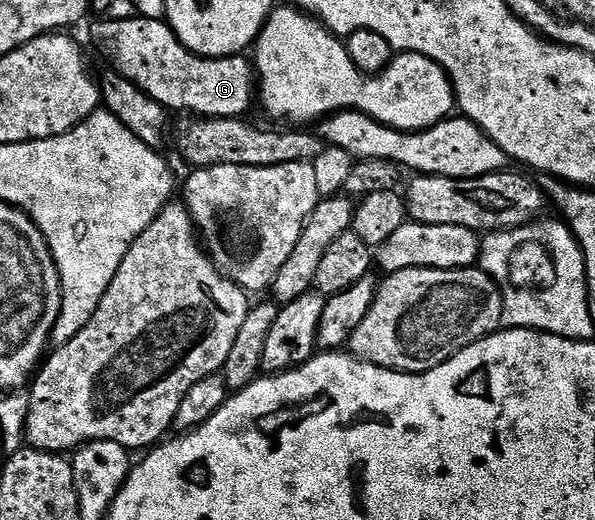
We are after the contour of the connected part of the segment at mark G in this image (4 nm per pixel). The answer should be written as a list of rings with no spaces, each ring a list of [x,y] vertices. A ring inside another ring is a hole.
[[[132,17],[122,22],[97,22],[93,26],[93,42],[103,53],[109,54],[114,71],[120,72],[170,111],[190,110],[190,115],[206,118],[244,115],[253,98],[254,74],[251,66],[249,71],[244,57],[203,58],[191,53],[173,33],[172,26],[164,21]]]

